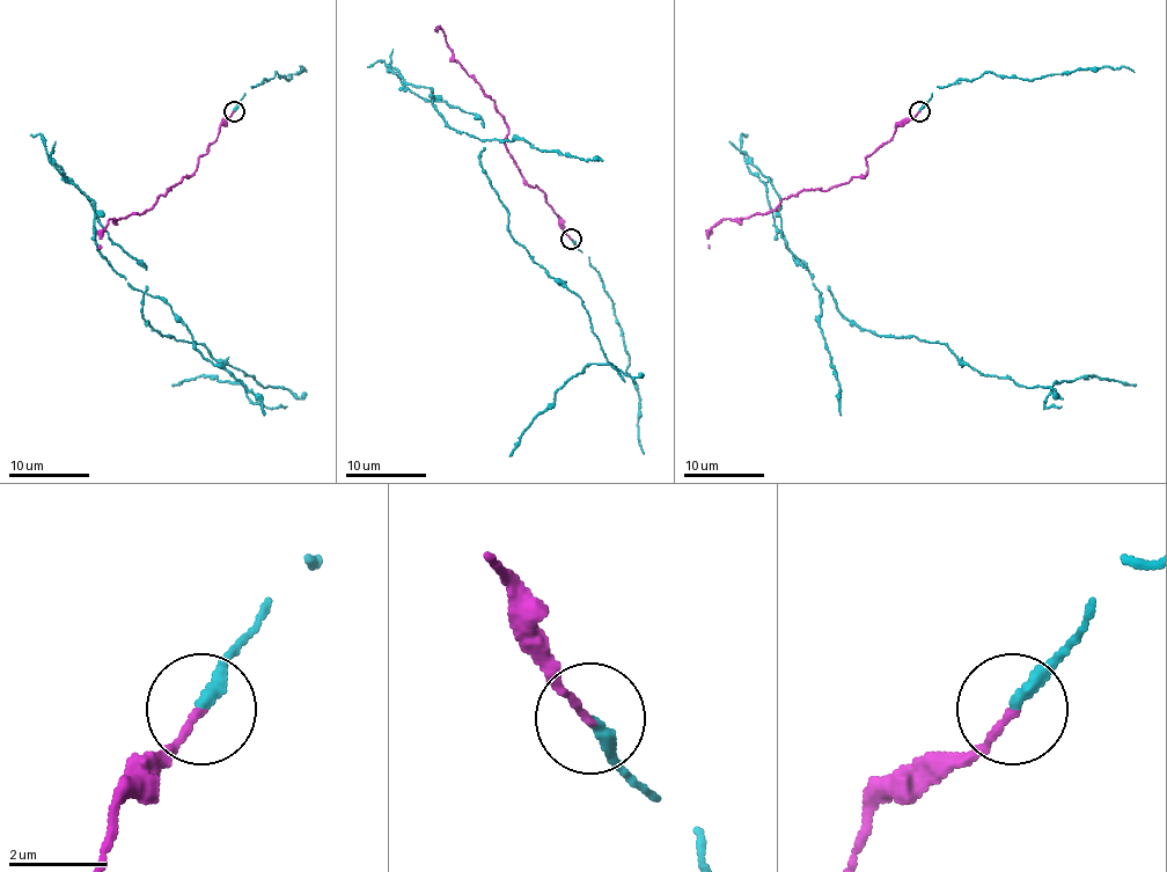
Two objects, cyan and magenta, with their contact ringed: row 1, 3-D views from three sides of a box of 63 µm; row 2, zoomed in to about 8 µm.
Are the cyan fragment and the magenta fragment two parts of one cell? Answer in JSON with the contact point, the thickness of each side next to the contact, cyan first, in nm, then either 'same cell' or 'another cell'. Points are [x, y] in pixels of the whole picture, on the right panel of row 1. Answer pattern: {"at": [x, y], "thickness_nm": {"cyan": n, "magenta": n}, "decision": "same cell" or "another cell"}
{"at": [919, 111], "thickness_nm": {"cyan": 280, "magenta": 160}, "decision": "same cell"}

